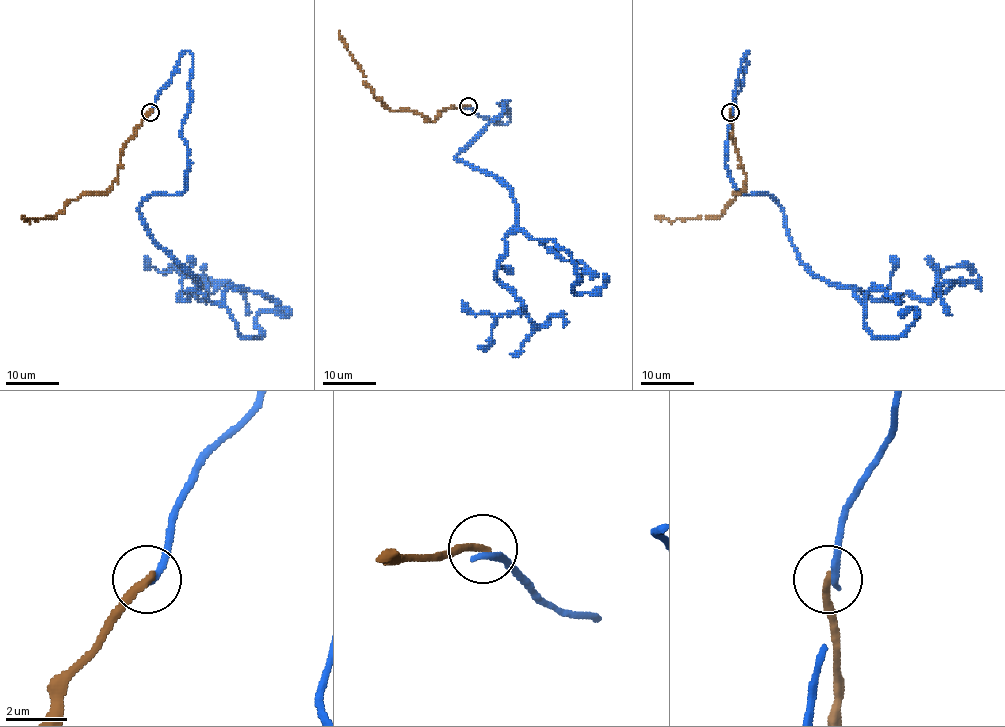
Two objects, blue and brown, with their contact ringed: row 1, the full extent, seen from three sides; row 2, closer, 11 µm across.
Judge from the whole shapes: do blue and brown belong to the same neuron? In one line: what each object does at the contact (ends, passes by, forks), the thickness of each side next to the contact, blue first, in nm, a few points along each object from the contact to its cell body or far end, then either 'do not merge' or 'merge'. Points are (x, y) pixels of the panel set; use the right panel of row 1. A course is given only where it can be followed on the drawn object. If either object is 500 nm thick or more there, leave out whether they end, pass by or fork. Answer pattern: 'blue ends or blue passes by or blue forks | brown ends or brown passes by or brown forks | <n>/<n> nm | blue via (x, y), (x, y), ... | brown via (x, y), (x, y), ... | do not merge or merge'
blue ends | brown ends | 260/280 nm | blue via (731, 111), (748, 51), (725, 169), (780, 207), (815, 275), (928, 301), (927, 257) | brown via (731, 111), (733, 142), (745, 178), (744, 189), (733, 194), (733, 201), (719, 217), (669, 222), (656, 217) | do not merge

